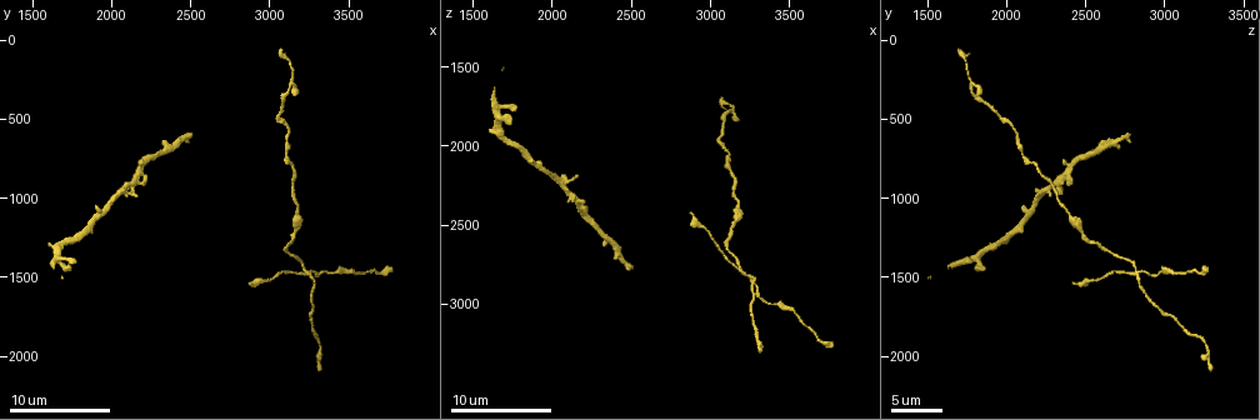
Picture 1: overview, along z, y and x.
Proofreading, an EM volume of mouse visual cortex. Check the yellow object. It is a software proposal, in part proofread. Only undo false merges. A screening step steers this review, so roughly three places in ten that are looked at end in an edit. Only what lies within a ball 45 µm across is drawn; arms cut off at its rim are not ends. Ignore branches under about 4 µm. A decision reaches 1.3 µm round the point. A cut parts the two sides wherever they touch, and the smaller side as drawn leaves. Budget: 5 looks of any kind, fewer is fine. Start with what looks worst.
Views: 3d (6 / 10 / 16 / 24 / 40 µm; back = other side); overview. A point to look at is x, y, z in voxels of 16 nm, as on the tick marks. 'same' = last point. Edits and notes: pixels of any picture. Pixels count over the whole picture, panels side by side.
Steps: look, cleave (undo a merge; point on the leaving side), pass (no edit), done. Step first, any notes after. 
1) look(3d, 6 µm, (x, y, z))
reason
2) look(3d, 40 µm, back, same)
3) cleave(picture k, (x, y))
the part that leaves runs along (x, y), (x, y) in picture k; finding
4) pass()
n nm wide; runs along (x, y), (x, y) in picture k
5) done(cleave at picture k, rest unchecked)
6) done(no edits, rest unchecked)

look(3d, 16 µm, (3240, 1480, 2840))
four or more arms meet

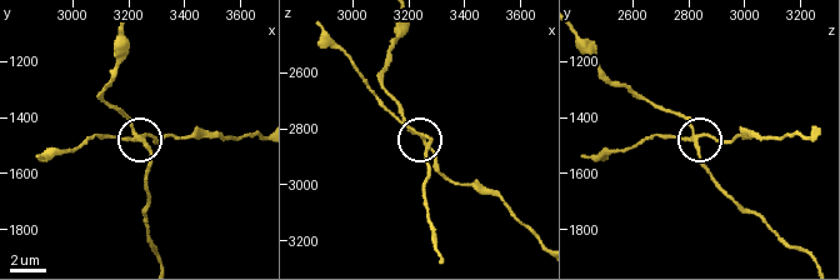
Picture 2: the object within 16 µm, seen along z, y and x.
cleave(picture 2, (118, 139))
4 arms; the part that leaves runs along (141, 136), (158, 143), (256, 135) in picture 2; a second cell is stuck on

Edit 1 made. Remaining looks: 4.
look(3d, 10 µm, (3160, 1220, 2480))
sudden change in width

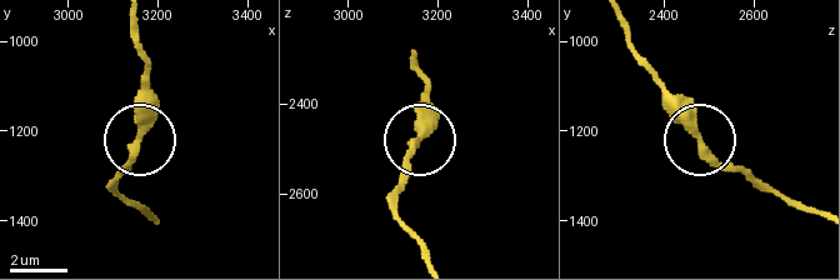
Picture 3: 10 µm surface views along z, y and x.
pass()
runs along (413, 54), (426, 88), (426, 124), (410, 166), (386, 193) in picture 3; continuous, no second cell

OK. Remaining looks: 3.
look(3d, 10 µm, (3120, 320, 1800))
two arms in line, one across

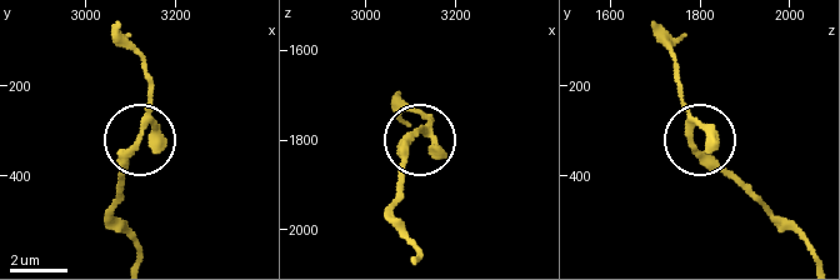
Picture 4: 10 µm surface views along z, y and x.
pass()
runs along (136, 255), (114, 198), (150, 79) in picture 4; continuous, no second cell

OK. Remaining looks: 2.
done(cleave at picture 2, rest unchecked)

